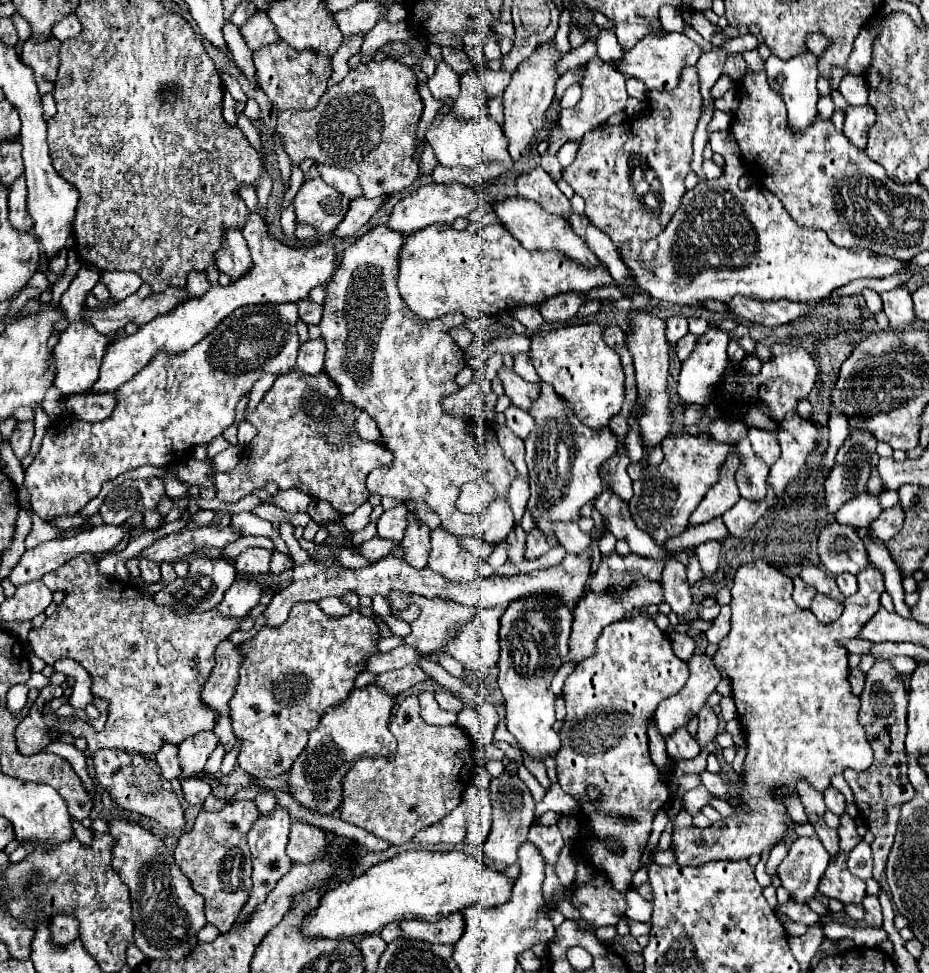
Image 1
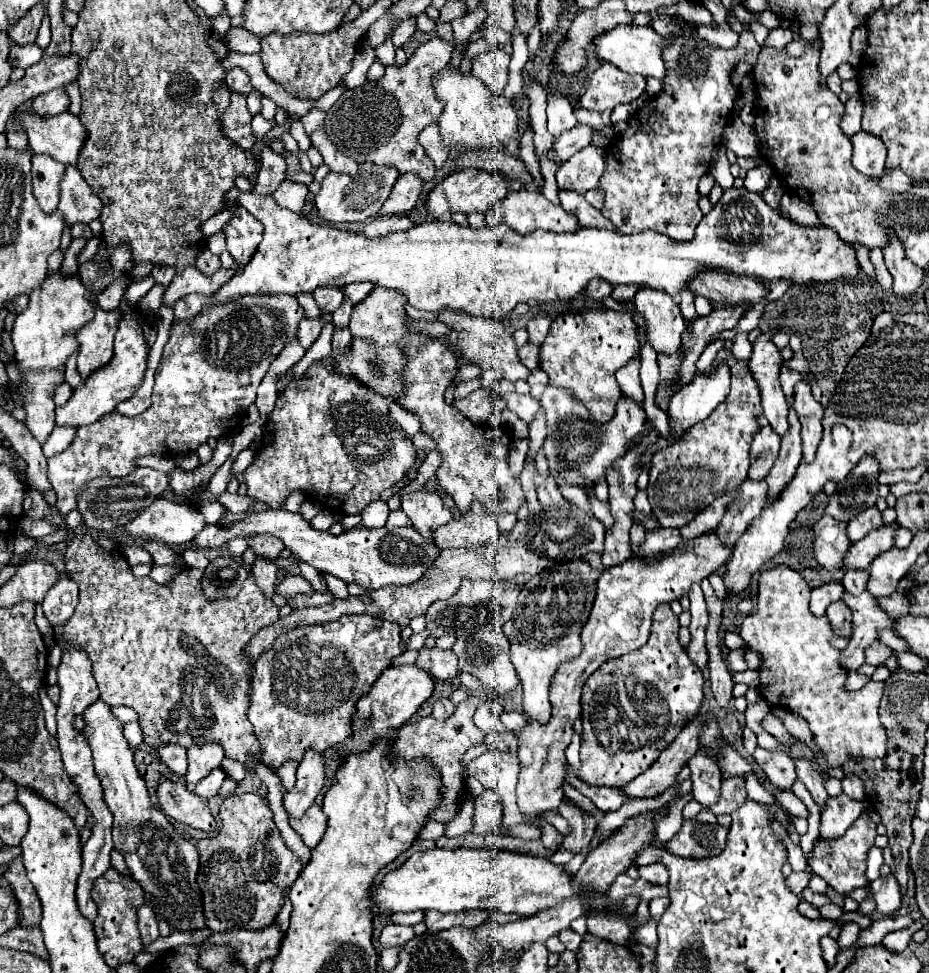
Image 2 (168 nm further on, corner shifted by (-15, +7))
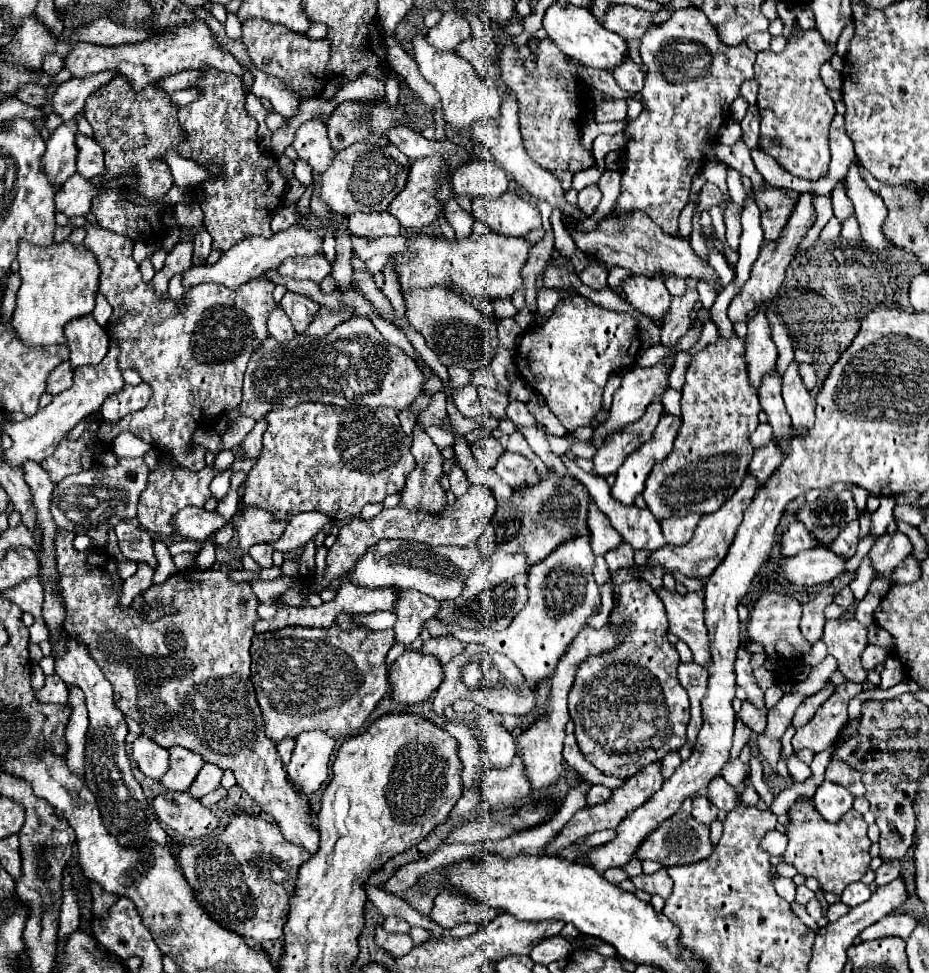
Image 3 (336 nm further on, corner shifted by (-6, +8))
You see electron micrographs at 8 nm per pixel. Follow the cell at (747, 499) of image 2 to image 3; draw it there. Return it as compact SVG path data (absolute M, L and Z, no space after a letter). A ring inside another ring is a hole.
M771 439L771 445L765 445L765 449L755 449L749 473L755 475L761 483L765 483L771 473L781 465L781 461L783 457L779 457L779 449L775 449L775 439Z

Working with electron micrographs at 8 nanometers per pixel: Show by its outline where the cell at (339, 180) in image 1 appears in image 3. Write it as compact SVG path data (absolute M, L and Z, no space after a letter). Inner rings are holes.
M305 121L297 131L293 139L293 147L297 155L307 161L315 173L327 171L327 167L333 163L333 149L329 145L327 129L319 121Z

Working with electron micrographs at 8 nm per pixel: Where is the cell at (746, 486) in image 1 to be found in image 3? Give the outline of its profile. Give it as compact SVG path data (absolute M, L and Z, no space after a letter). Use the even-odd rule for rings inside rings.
M759 423L759 427L757 427L755 433L751 435L751 443L753 443L753 447L757 449L757 447L767 445L767 443L771 441L771 437L773 437L773 433L771 433L771 425L767 425L767 423Z

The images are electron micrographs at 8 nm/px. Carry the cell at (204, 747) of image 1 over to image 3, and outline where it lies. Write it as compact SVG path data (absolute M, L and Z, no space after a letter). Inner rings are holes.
M183 747L169 749L169 771L159 779L169 791L189 791L189 785L203 767L203 759Z

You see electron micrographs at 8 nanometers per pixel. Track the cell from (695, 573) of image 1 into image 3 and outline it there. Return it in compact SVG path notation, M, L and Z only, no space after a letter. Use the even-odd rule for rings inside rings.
M665 587L655 589L655 593L665 605L669 633L677 635L689 645L695 663L707 667L711 657L707 643L707 627L703 621L703 597L697 593L679 595L675 591L667 591Z

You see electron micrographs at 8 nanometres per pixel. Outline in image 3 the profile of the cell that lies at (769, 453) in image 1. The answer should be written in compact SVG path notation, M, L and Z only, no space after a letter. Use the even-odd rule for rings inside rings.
M759 311L753 319L747 321L747 367L749 367L749 379L755 389L759 389L763 375L771 373L777 361L777 347L771 339L771 329L765 319L765 315Z

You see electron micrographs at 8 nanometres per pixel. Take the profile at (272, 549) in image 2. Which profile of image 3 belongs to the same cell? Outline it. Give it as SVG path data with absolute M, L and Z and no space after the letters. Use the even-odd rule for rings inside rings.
M243 505L243 511L235 513L233 519L235 519L235 531L237 531L239 545L245 553L255 543L277 541L287 525L287 519L275 521L271 513L267 513L265 509L249 507L249 505Z

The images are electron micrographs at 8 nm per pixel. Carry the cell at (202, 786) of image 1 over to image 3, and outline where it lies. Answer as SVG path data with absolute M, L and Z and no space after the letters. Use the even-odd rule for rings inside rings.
M205 763L205 765L201 767L201 771L197 773L195 781L191 783L189 793L191 793L195 799L201 799L201 797L205 797L207 793L215 791L215 789L221 785L221 777L223 777L223 771L221 771L217 765Z

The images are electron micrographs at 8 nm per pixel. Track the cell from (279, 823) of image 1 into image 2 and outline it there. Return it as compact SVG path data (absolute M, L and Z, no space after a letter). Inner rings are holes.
M308 750L298 766L296 786L284 794L284 810L290 818L300 818L318 796L324 786L324 764L322 754Z

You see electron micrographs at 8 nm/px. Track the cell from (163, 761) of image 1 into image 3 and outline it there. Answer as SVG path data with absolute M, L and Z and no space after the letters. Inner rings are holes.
M141 735L133 741L133 749L131 749L131 757L137 765L137 769L151 777L151 779L159 779L161 775L167 773L169 769L169 753L167 749L155 745L149 737Z

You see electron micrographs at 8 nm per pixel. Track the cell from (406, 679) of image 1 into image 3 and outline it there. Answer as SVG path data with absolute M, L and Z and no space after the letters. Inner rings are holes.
M439 635L439 637L431 637L429 641L425 641L421 651L435 655L445 665L453 657L457 657L457 655L461 655L465 651L465 643L461 643L453 635Z

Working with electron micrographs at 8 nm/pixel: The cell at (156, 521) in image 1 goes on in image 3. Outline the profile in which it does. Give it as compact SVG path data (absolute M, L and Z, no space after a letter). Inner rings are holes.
M187 507L181 513L177 513L173 527L177 529L177 535L181 535L183 539L205 541L209 535L217 533L227 523L229 521L225 521L219 513L209 513L203 507Z

